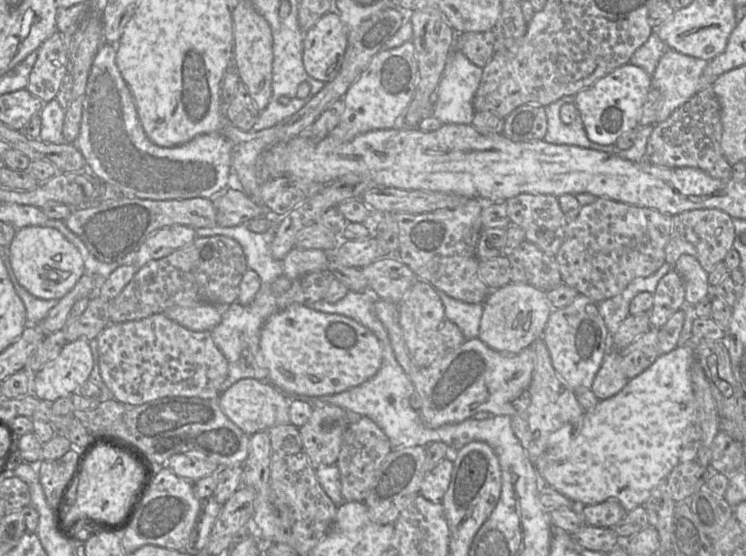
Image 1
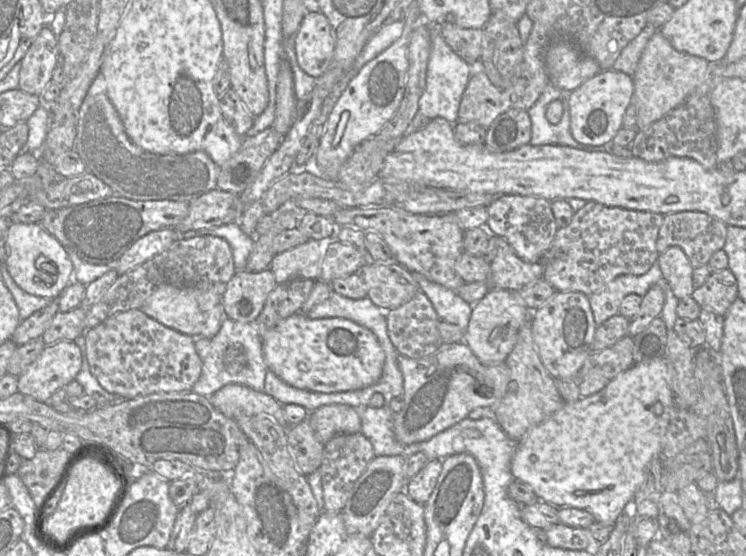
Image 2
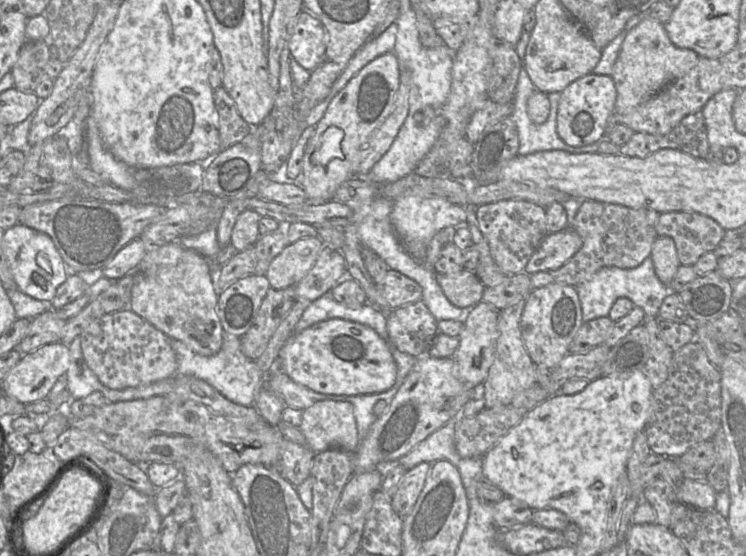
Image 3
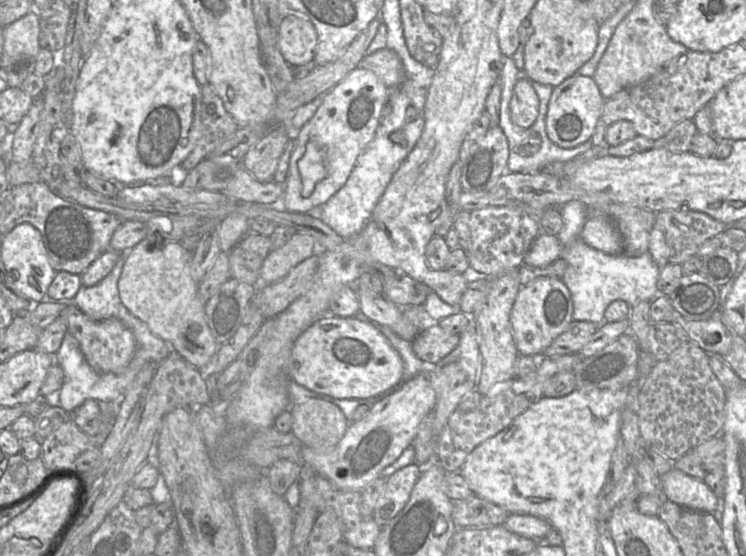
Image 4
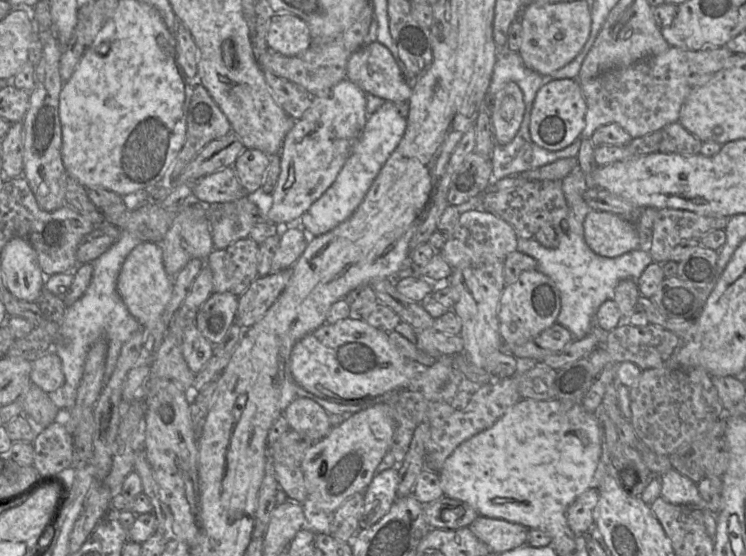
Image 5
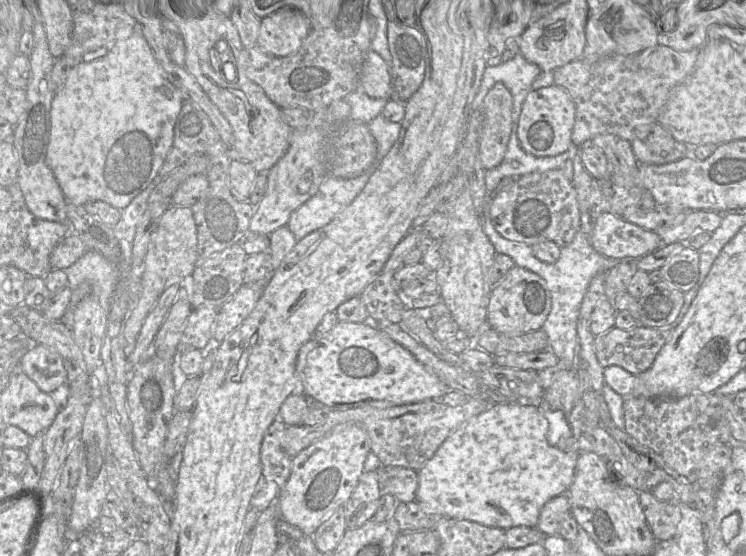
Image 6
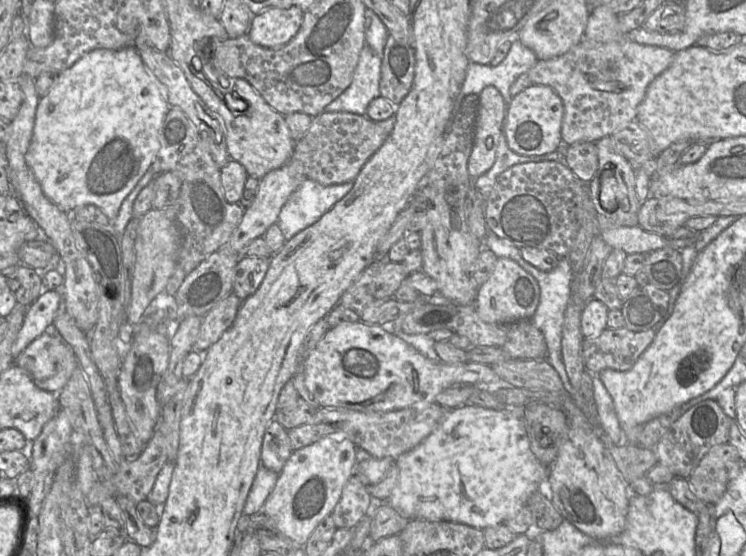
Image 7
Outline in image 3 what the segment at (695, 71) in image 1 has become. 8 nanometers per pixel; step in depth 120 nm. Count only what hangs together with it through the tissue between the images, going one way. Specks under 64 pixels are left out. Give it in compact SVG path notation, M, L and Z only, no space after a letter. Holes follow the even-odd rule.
M649 15L645 16L627 33L610 75L617 91L615 113L626 113L653 97L670 82L691 70L699 57L693 50L676 47L664 24Z

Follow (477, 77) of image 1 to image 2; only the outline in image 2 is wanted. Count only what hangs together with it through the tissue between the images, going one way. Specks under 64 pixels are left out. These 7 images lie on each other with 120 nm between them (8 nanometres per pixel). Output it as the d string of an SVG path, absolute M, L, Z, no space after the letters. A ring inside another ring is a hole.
M430 24L431 51L426 72L426 85L419 100L419 111L411 121L406 133L420 130L422 115L429 119L440 117L455 124L458 122L459 105L476 66L472 66L457 55L446 43L439 27Z

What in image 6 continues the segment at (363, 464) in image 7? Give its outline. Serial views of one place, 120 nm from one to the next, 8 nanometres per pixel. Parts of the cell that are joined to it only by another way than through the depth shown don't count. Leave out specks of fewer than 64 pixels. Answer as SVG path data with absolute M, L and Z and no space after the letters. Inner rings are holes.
M382 465L378 471L381 496L392 494L401 503L415 501L418 488L418 471Z

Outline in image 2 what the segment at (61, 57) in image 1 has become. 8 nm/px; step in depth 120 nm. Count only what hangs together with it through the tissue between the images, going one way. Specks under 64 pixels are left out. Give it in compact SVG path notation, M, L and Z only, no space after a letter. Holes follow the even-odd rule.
M43 27L20 60L18 88L41 96L48 83L59 56L58 40L49 27Z

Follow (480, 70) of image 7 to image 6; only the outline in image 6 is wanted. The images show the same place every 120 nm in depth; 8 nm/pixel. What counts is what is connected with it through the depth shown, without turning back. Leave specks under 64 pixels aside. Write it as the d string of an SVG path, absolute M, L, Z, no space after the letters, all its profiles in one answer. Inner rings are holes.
M519 51L496 66L487 65L478 92L473 100L472 116L481 116L482 103L488 91L497 82L502 82L513 97L512 122L519 122L523 102L532 89L532 82L540 74L538 65L528 61Z

